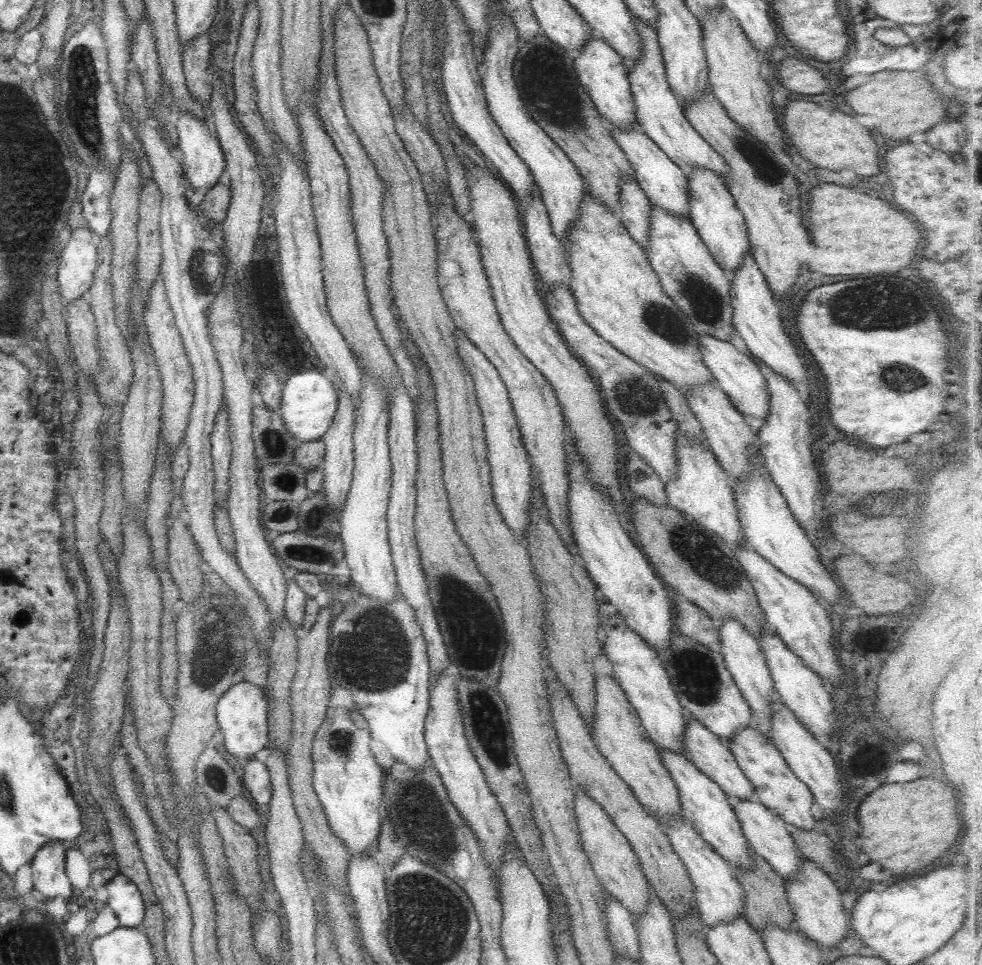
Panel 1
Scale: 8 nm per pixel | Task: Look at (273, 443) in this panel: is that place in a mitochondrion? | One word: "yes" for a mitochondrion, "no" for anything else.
yes

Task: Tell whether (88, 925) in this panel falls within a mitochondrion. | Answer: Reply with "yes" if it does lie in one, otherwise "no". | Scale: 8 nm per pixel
no

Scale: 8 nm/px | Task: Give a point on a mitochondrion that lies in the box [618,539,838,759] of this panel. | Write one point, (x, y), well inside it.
(696, 675)

